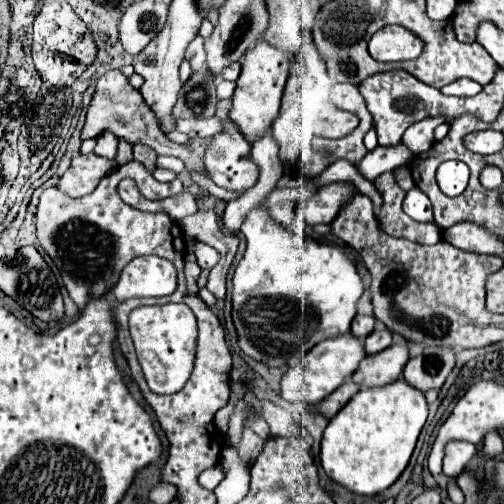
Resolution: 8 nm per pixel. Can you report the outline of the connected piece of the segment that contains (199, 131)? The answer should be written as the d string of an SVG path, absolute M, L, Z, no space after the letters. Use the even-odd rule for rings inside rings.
M194 118L194 120L176 120L176 130L188 134L190 138L198 136L214 136L218 134L222 128L222 124L216 120L216 118L208 118L208 120L200 120L200 118Z

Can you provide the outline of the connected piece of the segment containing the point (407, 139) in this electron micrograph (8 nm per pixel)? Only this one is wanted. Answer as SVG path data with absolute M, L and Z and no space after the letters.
M420 120L418 124L410 126L406 130L406 136L402 138L402 144L406 144L414 154L428 152L434 144L434 128L442 124L444 120Z

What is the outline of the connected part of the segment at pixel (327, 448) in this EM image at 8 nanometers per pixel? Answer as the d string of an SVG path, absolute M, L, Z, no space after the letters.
M404 378L380 388L362 388L324 430L320 452L324 472L354 494L374 496L386 490L404 472L426 418L424 392L406 384Z

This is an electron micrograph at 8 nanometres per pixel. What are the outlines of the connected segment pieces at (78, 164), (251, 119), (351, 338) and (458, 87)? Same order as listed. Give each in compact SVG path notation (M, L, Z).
M76 154L72 158L70 168L58 182L58 188L70 198L82 198L98 186L98 180L112 172L114 162L96 154Z
M258 40L254 48L242 56L242 72L236 80L236 88L232 96L230 120L238 126L238 130L248 140L258 140L270 132L270 126L280 110L280 98L290 74L290 56L264 40Z
M346 332L342 336L322 340L322 344L316 344L310 352L304 354L302 362L294 368L290 368L282 376L282 398L288 402L304 402L304 404L318 404L322 402L328 394L332 394L344 378L352 376L352 372L358 368L360 360L366 358L364 342L356 338L352 332Z
M468 78L456 80L454 84L448 84L444 88L440 88L442 94L454 94L454 96L476 96L482 90L482 86L478 82L472 82Z

